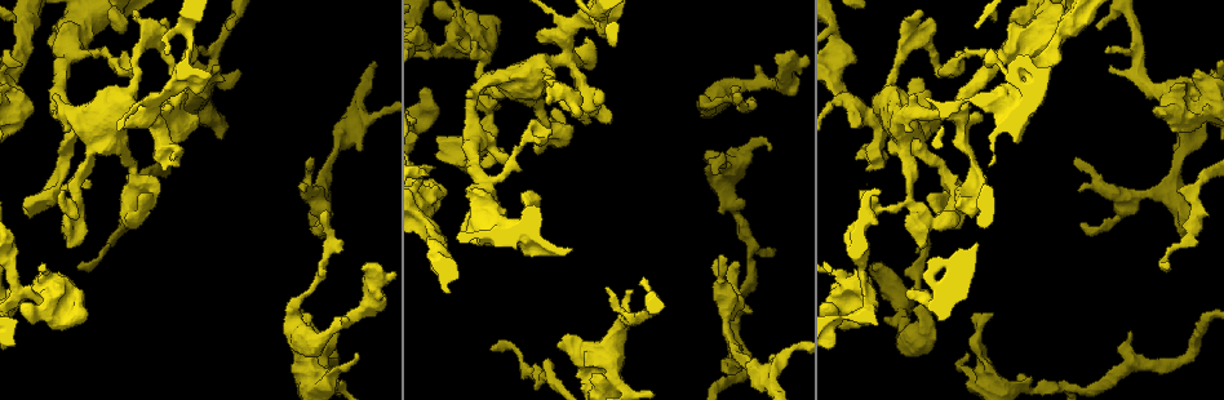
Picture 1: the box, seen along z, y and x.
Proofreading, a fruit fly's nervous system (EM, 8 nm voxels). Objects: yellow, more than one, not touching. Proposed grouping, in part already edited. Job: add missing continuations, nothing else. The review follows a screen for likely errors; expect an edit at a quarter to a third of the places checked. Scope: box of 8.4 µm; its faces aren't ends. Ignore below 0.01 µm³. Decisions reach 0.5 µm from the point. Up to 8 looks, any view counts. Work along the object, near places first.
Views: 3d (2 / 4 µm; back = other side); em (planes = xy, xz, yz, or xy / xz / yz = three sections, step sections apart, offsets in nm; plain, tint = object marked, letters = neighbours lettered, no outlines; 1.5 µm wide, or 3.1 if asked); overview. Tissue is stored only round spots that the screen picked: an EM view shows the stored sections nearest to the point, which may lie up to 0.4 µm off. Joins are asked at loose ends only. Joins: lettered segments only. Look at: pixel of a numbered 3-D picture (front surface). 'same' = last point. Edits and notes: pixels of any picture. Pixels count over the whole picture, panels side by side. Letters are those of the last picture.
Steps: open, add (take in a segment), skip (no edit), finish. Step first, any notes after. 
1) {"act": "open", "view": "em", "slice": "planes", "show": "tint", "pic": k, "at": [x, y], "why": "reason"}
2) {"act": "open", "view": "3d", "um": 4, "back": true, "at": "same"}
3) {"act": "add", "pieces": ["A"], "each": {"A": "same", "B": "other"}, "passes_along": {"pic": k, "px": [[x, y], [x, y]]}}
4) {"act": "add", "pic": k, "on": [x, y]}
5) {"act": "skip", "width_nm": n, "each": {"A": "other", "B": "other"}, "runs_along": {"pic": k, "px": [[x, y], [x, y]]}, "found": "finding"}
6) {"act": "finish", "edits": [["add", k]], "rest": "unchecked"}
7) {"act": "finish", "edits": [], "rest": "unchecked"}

{"act": "open", "view": "em", "um": 3.1, "slice": "xz", "step": 8, "show": "letters", "pic": 1, "at": [735, 262], "why": "an open end"}

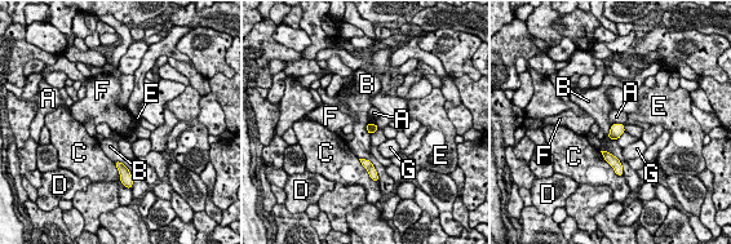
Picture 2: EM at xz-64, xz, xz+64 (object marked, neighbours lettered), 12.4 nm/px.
{"act": "skip", "each": {"A": "other", "B": "other", "C": "other", "D": "other", "E": "other", "F": "other", "G": "other"}, "border": {"pic": 2, "px": [[612, 123], [623, 124]]}, "found": "no lettered segment goes on from it"}

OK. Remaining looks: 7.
{"act": "open", "view": "3d", "um": 4, "back": true, "pic": 1, "at": [1155, 107], "why": "branch stops here"}

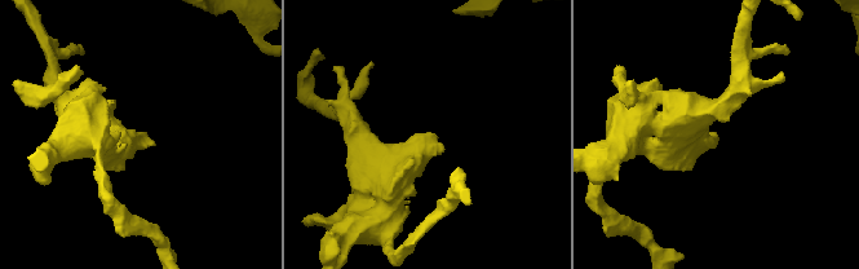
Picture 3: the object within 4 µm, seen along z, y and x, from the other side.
{"act": "open", "view": "em", "slice": "planes", "show": "letters", "pic": 3, "at": [712, 136], "why": "now the EM"}

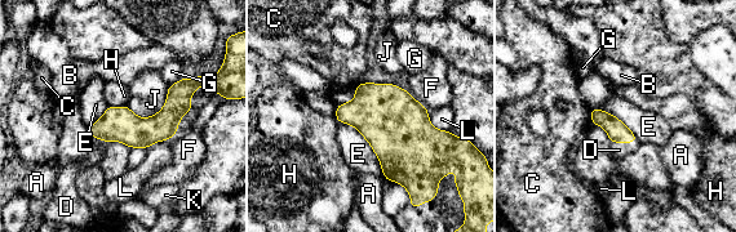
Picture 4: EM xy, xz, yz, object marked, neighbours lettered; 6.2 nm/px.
{"act": "add", "pieces": ["D"], "each": {"A": "other", "B": "other", "C": "other", "D": "same", "E": "other", "F": "other", "G": "other", "H": "other", "J": "other", "K": "other", "L": "other"}, "passes_along": {"pic": 4, "px": [[617, 132], [624, 142], [619, 150]]}, "found": "it goes on there"}

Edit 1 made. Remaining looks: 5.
{"act": "open", "view": "overview", "why": "redraw"}

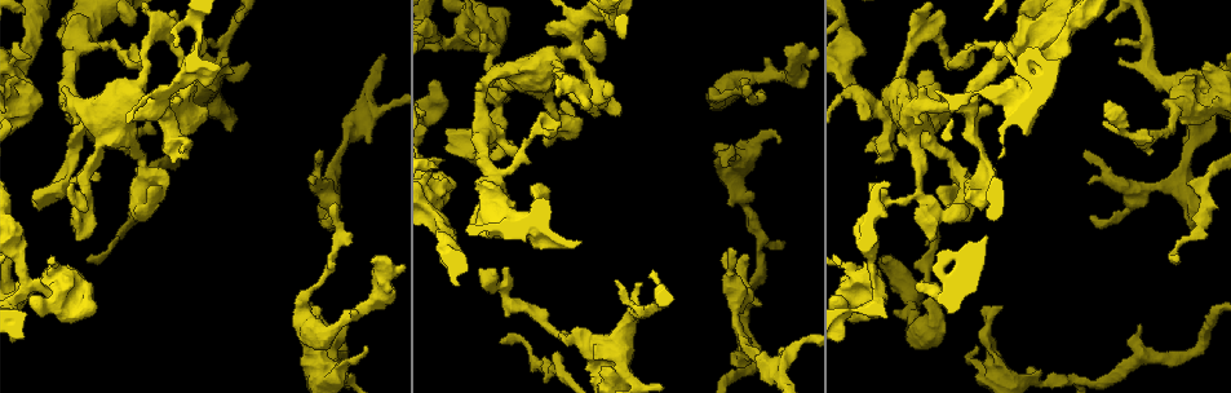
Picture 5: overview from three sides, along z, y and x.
{"act": "open", "view": "3d", "um": 4, "pic": 5, "at": [779, 140], "why": "thin end"}

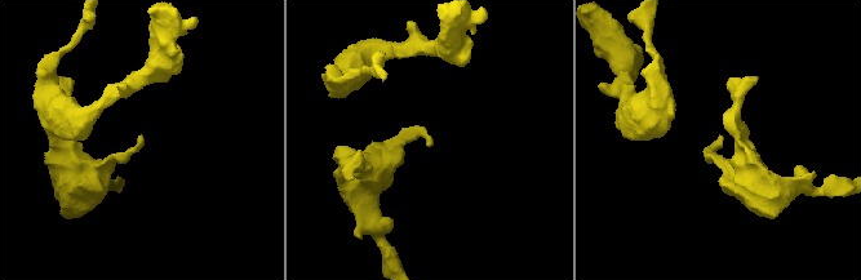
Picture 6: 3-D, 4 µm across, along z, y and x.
{"act": "open", "view": "em", "slice": "xy", "step": 4, "show": "letters", "pic": 6, "at": [144, 140]}

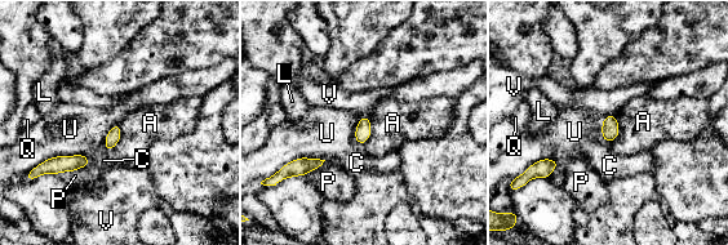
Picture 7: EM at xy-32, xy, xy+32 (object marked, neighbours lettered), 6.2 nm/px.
{"act": "open", "view": "em", "slice": "xz", "step": 8, "show": "letters", "at": "same"}

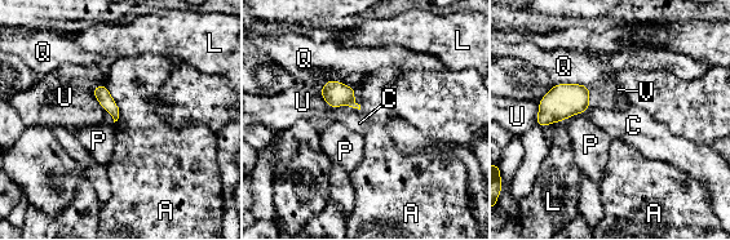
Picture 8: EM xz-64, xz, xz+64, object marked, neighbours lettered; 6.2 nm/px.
{"act": "skip", "each": {"A": "other", "C": "other", "L": "other", "P": "other", "Q": "other", "U": "other", "V": "other"}, "border": {"pic": 8, "px": [[105, 85], [118, 107], [114, 123]]}, "found": "no lettered segment goes on from it"}

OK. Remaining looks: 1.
{"act": "finish", "edits": [["add", 4]], "rest": "unchecked"}

